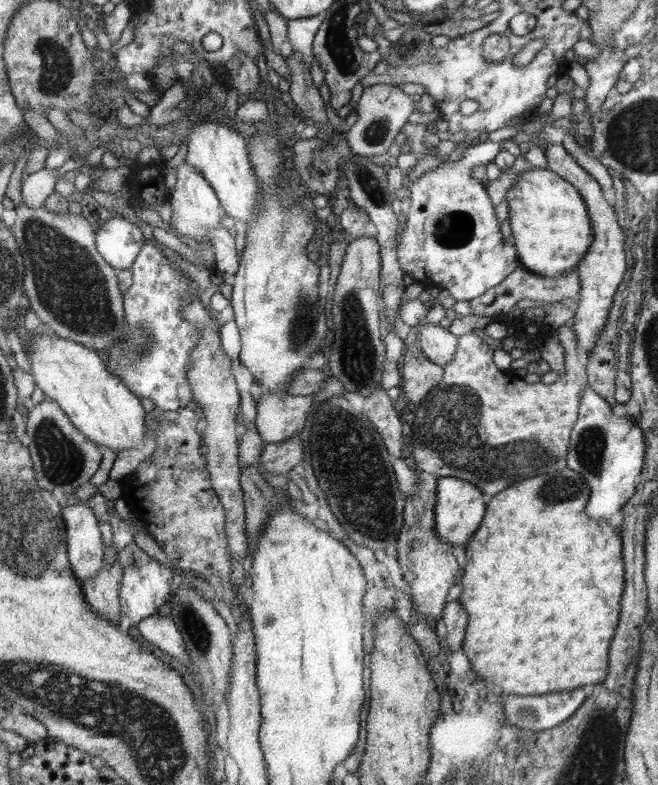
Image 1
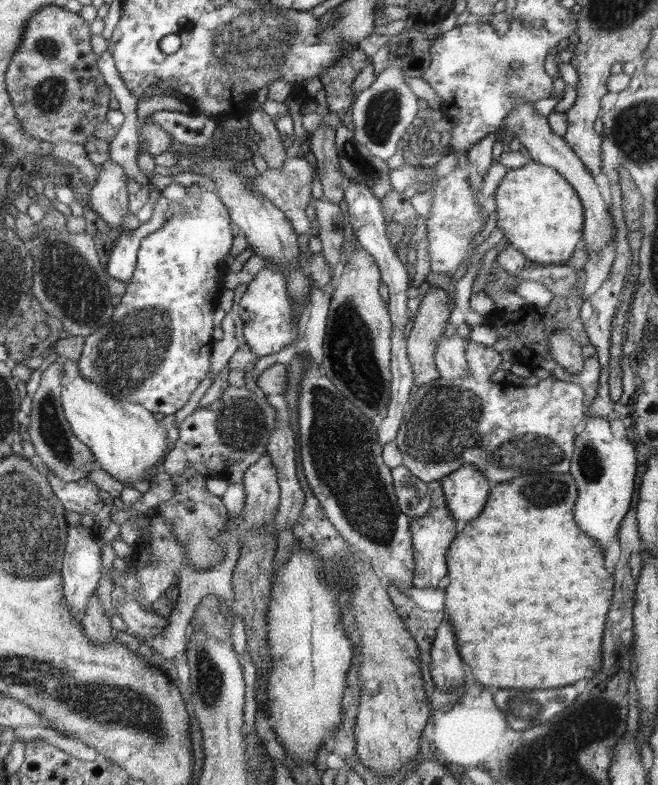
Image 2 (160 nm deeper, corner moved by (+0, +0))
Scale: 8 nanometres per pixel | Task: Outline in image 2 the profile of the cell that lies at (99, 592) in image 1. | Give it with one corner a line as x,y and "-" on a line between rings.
91,596
90,605
86,614
81,618
84,635
94,643
94,645
104,645
114,642
113,628
110,617
104,613
104,609
98,601
98,597

